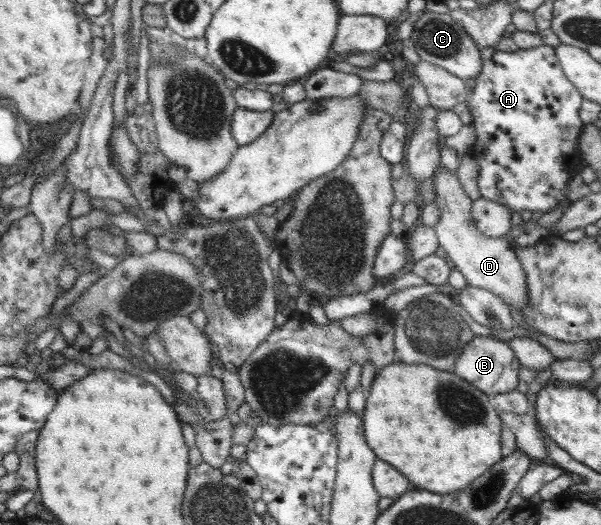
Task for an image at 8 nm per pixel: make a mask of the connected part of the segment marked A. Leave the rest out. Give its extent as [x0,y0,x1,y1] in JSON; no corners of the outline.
[467,44,584,215]

